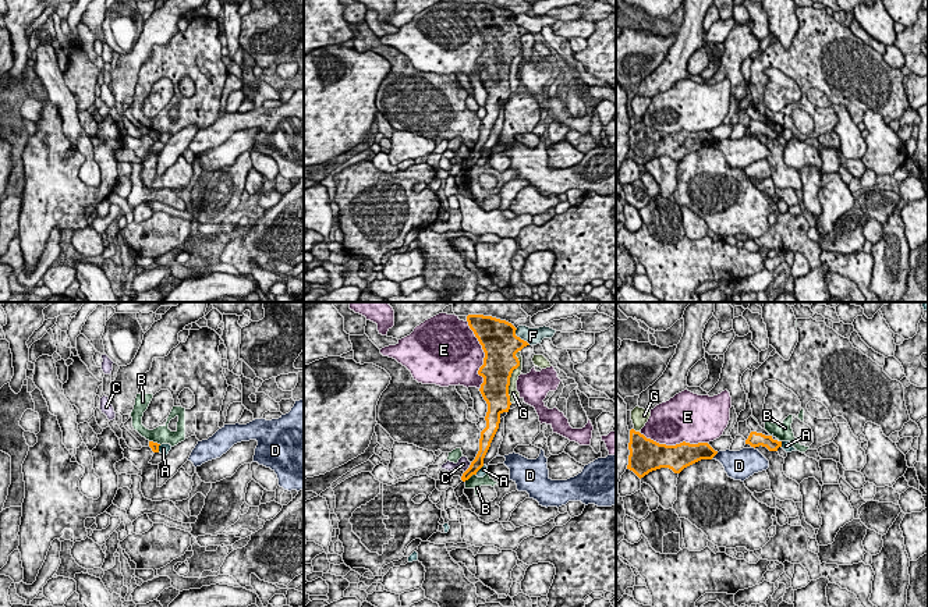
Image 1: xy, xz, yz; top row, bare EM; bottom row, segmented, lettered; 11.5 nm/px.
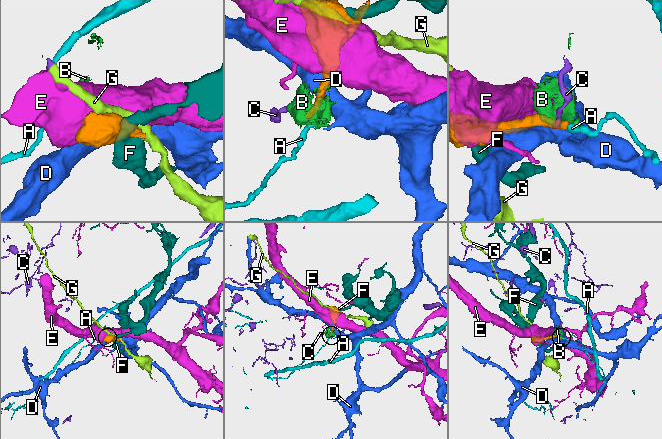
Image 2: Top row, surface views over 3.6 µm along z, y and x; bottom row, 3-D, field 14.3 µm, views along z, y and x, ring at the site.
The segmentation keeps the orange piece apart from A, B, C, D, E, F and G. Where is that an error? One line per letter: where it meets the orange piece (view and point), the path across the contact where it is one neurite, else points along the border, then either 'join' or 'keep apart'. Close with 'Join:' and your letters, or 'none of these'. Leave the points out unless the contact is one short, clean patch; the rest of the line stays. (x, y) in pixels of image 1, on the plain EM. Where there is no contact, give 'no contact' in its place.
A: contact yz (780, 132); border yz (780, 130), (782, 134); keep apart
B: contact xz (470, 164); border xz (475, 162), (464, 169); keep apart
C: contact xz (468, 156); border xz (471, 151), (464, 160); keep apart
D: contact yz (715, 142); keep apart
E: contact xz (485, 43); keep apart
F: contact xz (519, 25); keep apart
G: contact xz (510, 64); keep apart
Join: none of these

